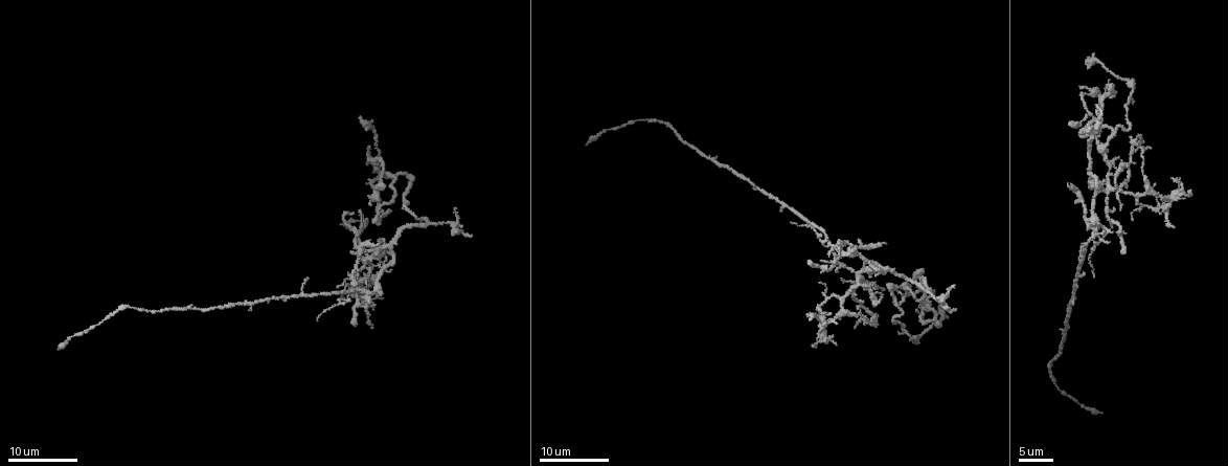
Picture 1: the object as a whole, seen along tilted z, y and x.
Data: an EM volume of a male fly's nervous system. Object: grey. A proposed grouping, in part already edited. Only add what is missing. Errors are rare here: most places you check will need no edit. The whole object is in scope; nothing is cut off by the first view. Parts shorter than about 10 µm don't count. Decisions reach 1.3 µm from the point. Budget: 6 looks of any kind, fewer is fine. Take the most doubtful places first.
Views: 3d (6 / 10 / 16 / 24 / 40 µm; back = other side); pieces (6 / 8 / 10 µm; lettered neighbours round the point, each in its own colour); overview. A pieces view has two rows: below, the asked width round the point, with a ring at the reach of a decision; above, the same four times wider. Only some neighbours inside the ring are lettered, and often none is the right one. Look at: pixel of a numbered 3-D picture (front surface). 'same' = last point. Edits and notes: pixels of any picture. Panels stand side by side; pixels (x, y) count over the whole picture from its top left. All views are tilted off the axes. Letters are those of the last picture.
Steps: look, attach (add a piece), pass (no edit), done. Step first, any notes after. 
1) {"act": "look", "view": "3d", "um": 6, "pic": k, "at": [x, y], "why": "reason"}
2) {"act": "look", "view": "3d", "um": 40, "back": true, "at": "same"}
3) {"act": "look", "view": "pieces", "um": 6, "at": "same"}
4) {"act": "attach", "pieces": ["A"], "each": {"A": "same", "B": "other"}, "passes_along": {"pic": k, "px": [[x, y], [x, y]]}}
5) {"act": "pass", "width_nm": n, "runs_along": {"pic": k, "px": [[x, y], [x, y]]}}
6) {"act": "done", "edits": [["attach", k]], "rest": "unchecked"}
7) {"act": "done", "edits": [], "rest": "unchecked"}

{"act": "look", "view": "3d", "um": 16, "pic": 1, "at": [1067, 183], "why": "free end"}

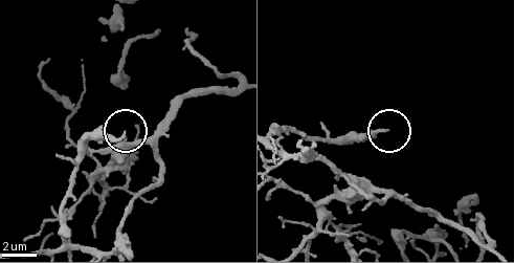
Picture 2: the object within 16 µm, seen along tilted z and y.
{"act": "look", "view": "pieces", "um": 6, "pic": 2, "at": [124, 132], "why": "what lies round it"}

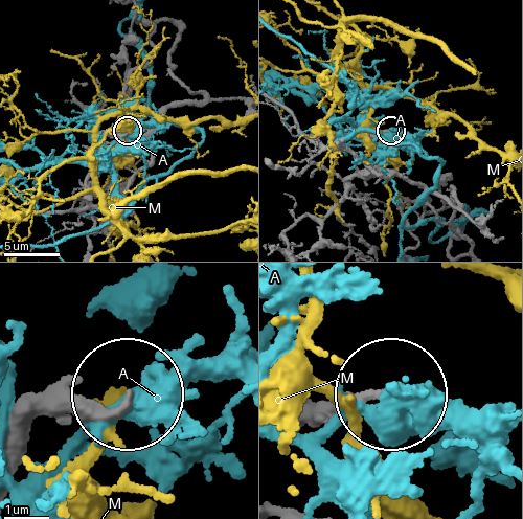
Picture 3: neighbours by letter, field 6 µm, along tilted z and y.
{"act": "pass", "each": {"A": "other", "M": "other"}, "found": "no lettered piece goes on from it"}

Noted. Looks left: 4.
{"act": "look", "view": "3d", "um": 24, "pic": 1, "at": [1102, 413], "why": "long arm stops here"}

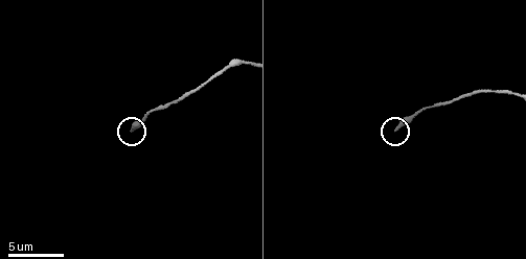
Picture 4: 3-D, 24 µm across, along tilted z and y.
{"act": "look", "view": "pieces", "um": 10, "pic": 4, "at": [396, 130], "why": "what lies round it"}

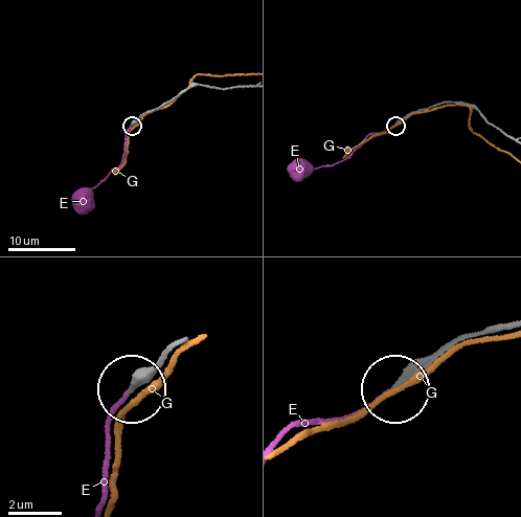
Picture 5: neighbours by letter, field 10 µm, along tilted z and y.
{"act": "attach", "pieces": ["E"], "each": {"E": "same", "G": "other"}, "passes_along": {"pic": 5, "px": [[457, 338], [362, 408], [309, 420], [280, 437]]}, "found": "the neuron continues"}

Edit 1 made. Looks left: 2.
{"act": "done", "edits": [["attach", 5]], "rest": "unchecked"}

